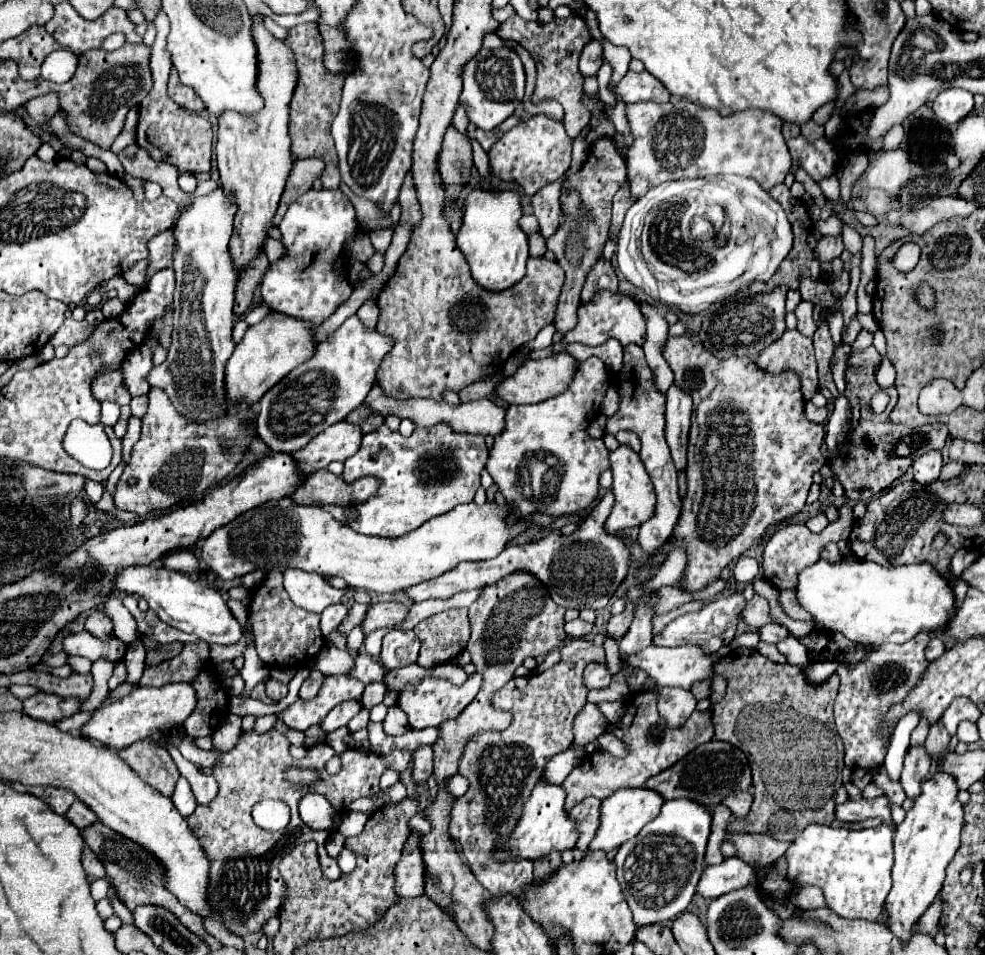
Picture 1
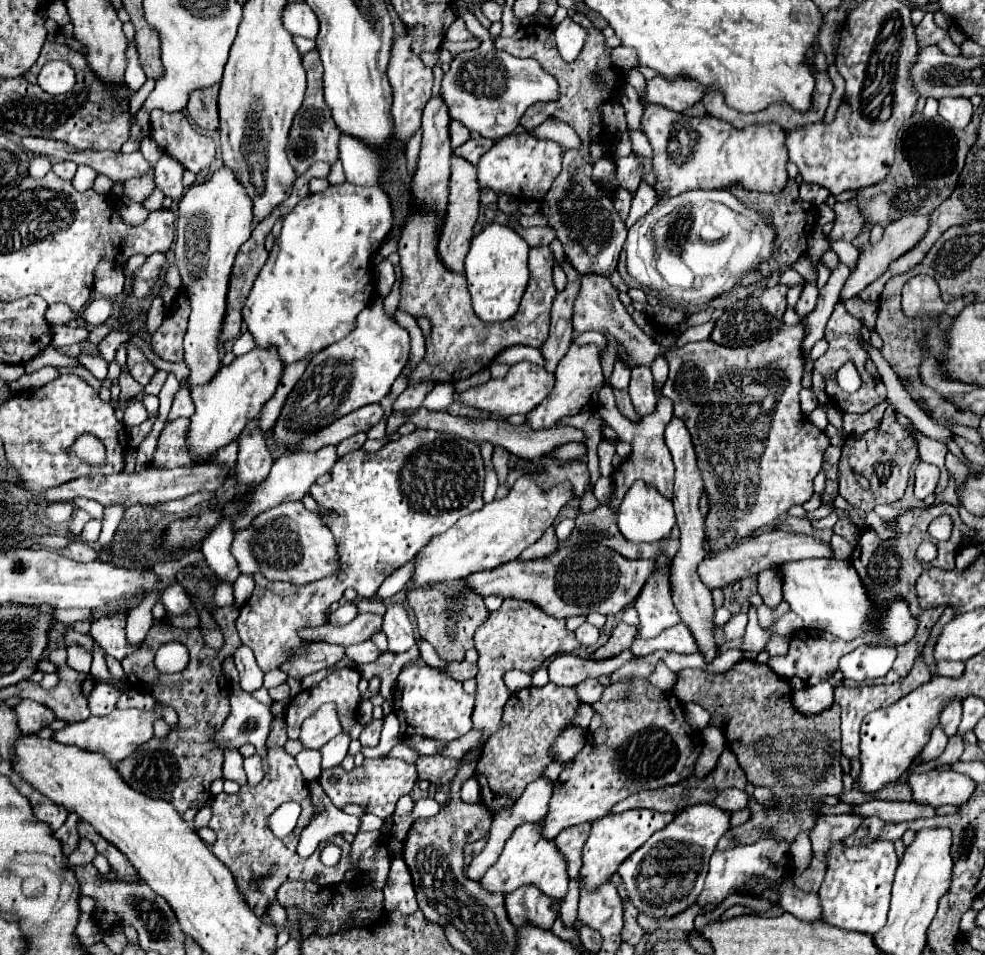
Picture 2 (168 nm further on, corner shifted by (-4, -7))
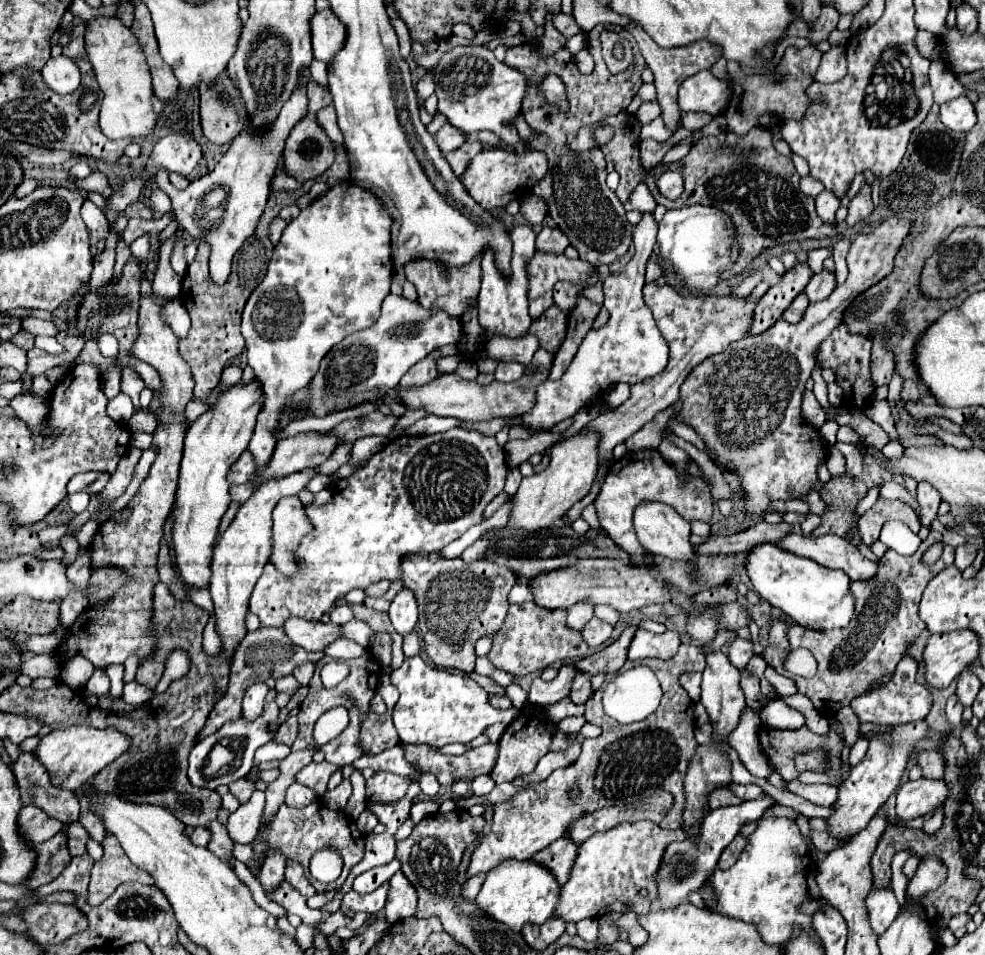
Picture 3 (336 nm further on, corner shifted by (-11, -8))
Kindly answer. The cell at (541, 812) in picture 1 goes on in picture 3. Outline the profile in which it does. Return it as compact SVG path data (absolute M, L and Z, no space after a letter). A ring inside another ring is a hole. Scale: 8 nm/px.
M532 858L504 860L486 876L482 890L476 896L476 902L486 914L490 914L498 922L504 922L512 930L522 930L524 922L542 924L552 916L560 900L560 888L562 886L558 884L556 876L540 862L534 862Z

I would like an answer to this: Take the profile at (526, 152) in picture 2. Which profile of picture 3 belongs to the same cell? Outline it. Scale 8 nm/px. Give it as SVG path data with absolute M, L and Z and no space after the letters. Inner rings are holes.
M486 148L474 160L472 166L462 176L462 184L466 186L468 194L484 208L484 210L498 210L504 208L510 200L524 198L524 194L532 192L534 184L538 184L548 172L548 158L542 150L524 148L516 152L514 148Z

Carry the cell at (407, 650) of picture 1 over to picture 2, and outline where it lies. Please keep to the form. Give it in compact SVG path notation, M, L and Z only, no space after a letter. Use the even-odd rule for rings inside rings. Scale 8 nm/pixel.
M389 603L387 605L381 629L387 635L391 653L403 653L415 645L413 627L409 623L407 609L401 603Z

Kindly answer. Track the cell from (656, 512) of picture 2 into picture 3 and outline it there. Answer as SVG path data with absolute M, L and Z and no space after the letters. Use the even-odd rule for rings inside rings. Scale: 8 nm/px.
M642 502L634 510L638 542L646 552L662 554L670 560L694 560L690 544L690 524L662 502Z

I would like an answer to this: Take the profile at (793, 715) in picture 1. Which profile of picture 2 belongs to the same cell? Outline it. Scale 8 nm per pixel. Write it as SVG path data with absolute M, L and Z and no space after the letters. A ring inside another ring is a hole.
M739 661L727 675L711 675L705 673L703 669L683 669L679 671L679 679L675 685L675 695L683 703L697 703L703 709L707 709L711 715L723 715L725 717L725 739L731 751L737 755L747 779L759 787L765 785L769 787L775 795L779 805L775 809L765 809L763 805L755 803L753 799L749 801L753 815L747 823L739 827L731 827L719 841L717 849L733 849L739 845L751 845L755 843L761 835L773 833L777 839L787 839L789 843L797 837L797 833L805 831L811 833L817 815L813 813L813 805L819 805L819 799L823 795L839 795L843 791L843 781L841 781L841 765L839 765L839 755L841 755L841 729L839 729L839 705L833 703L831 709L819 713L819 715L801 715L793 709L791 705L791 687L787 679L779 677L773 673L767 665L761 665L757 661Z

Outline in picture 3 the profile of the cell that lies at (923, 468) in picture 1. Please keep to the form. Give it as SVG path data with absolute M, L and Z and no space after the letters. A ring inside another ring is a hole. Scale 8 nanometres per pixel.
M918 482L918 504L920 504L920 520L922 524L930 526L930 522L936 518L938 504L940 504L940 492L930 482Z

